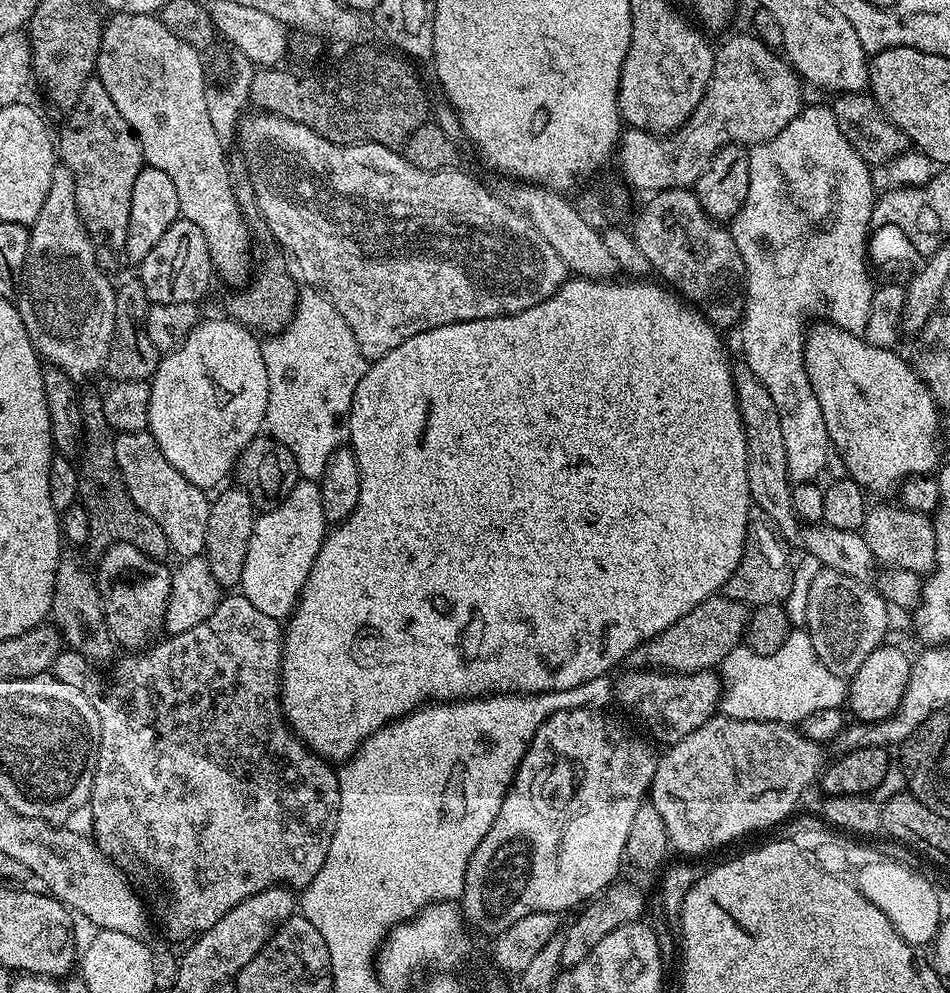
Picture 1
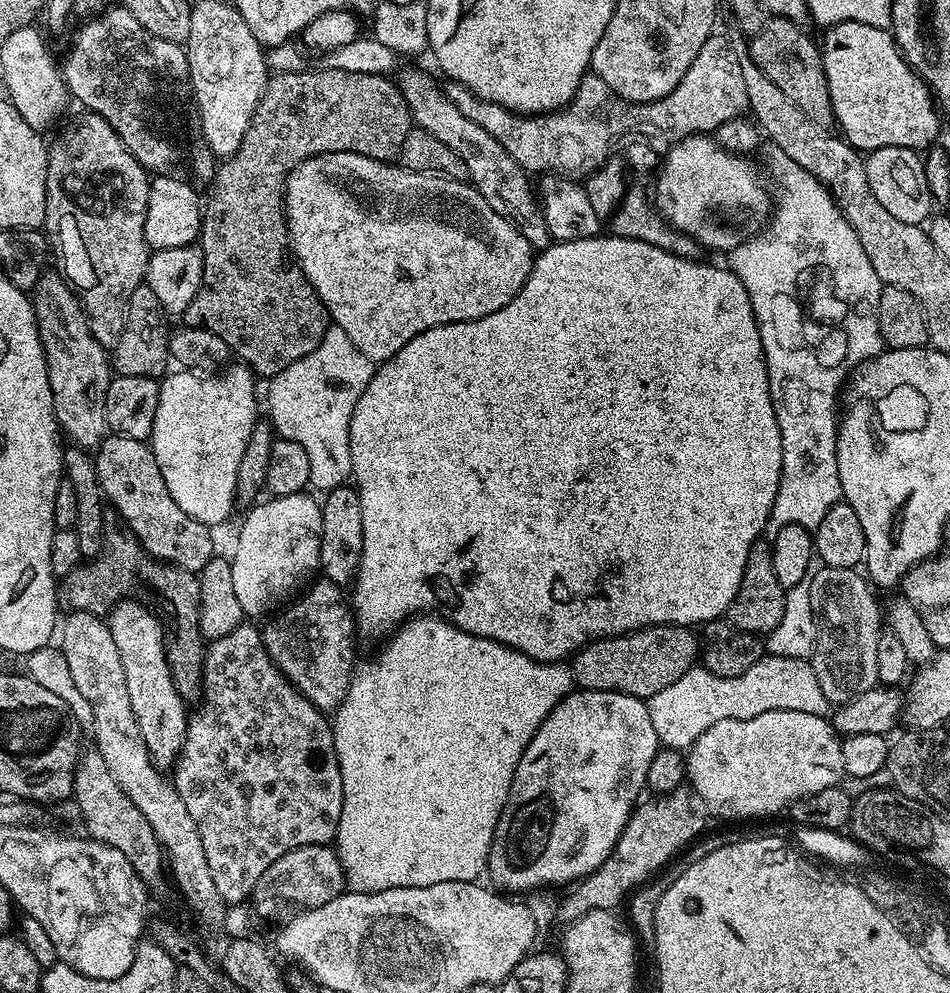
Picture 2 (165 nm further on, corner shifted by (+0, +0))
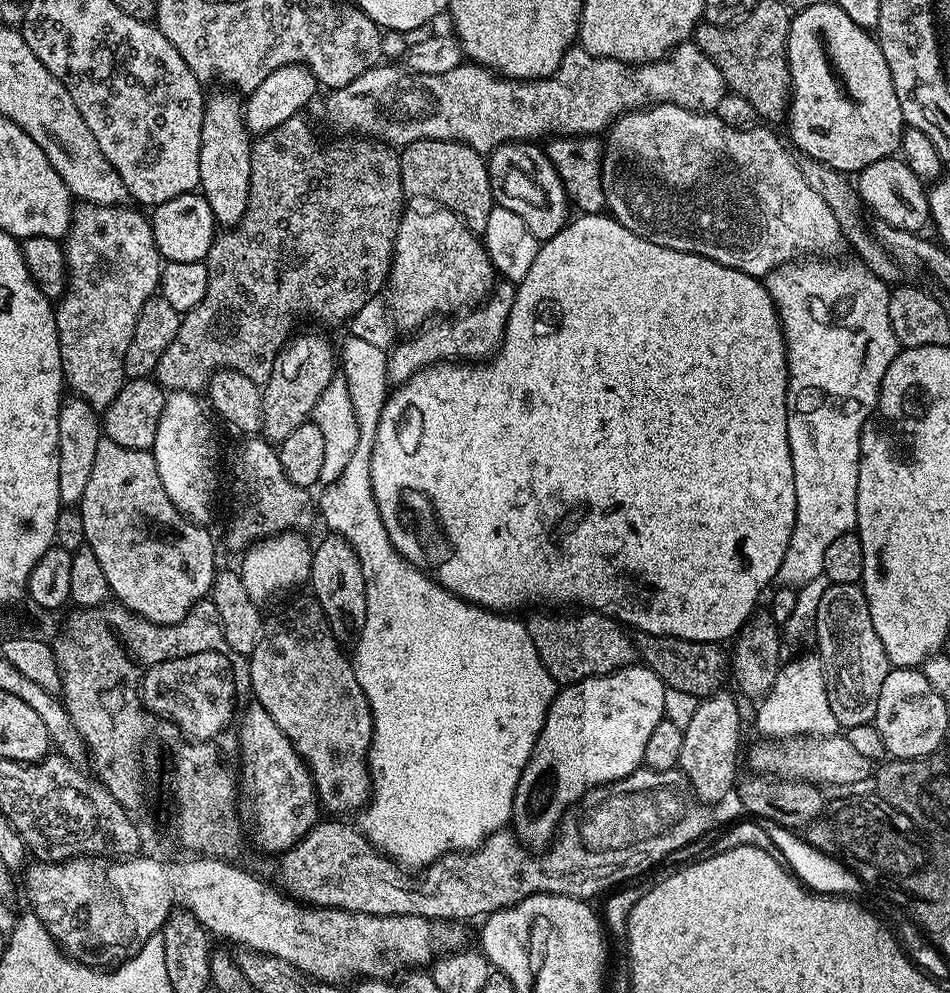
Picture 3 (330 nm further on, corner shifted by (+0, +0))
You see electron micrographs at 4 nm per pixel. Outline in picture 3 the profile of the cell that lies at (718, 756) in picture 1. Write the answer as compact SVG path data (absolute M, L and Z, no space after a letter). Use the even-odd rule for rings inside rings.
M847 735L805 736L781 740L779 742L760 742L752 748L748 756L751 771L756 774L771 774L777 778L806 780L817 786L828 784L860 784L874 772L873 761L862 758L862 754L850 746Z

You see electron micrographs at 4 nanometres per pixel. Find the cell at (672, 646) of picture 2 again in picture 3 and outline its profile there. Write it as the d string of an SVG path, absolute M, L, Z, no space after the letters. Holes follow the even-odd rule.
M591 610L533 612L536 613L526 620L530 642L534 642L534 650L538 650L542 666L546 666L557 685L576 684L587 676L605 676L620 668L629 667L637 659L633 637L611 616L603 616L602 613Z

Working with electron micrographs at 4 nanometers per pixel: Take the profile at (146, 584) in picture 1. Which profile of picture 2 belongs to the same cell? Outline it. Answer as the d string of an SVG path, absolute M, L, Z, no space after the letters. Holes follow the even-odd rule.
M125 598L115 604L112 611L107 613L106 623L114 638L114 646L118 646L122 670L126 674L126 691L130 694L130 707L134 710L134 718L138 718L138 730L142 730L142 742L146 742L146 750L150 750L150 758L157 768L171 769L180 756L180 747L184 745L189 713L184 712L184 700L172 681L174 668L169 664L168 655L164 652L164 625L147 604L135 598Z

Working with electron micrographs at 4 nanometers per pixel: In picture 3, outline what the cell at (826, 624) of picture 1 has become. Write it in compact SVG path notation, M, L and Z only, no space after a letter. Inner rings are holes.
M860 584L828 585L826 594L822 594L822 602L818 602L814 644L820 647L818 655L826 674L826 694L830 710L834 710L837 725L847 730L854 726L873 723L878 710L878 694L882 690L882 682L886 682L890 665L886 658L886 650L882 650L882 638L878 638L874 622L870 622L870 610Z

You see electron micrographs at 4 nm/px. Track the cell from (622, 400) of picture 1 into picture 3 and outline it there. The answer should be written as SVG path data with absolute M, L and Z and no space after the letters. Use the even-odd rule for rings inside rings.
M580 214L580 215L577 215L577 216L576 216L576 217L575 217L575 218L572 218L572 219L569 219L569 221L568 221L568 223L567 223L567 224L566 224L566 225L565 225L565 227L564 227L564 228L563 228L563 229L561 229L561 231L560 231L560 232L558 232L558 233L556 233L556 234L554 234L554 236L553 236L553 237L551 237L551 238L550 238L550 239L548 239L548 240L545 240L545 241L543 241L543 243L541 243L541 245L540 245L540 249L539 249L539 250L538 250L538 252L537 252L537 258L535 258L535 260L534 260L534 264L533 264L533 265L532 265L532 267L530 267L530 270L529 270L529 271L527 271L527 273L526 273L526 276L525 276L525 277L524 277L524 278L522 278L522 280L521 280L521 281L520 281L520 283L517 283L517 284L516 284L516 297L515 297L515 298L514 298L514 306L510 306L510 318L509 318L509 319L508 319L508 321L507 321L507 322L506 322L506 330L505 330L505 331L504 331L504 340L503 340L503 341L502 341L502 343L501 343L501 344L500 344L500 346L499 346L499 348L497 348L497 349L496 349L496 351L495 351L495 353L494 353L494 355L493 355L493 356L492 356L492 357L491 357L491 359L489 359L489 360L488 360L488 361L487 361L487 362L441 362L441 363L439 363L439 364L429 364L429 365L428 365L428 367L427 367L427 368L423 368L423 369L422 369L422 370L418 370L418 371L417 371L417 372L415 372L415 373L414 373L414 375L413 375L413 376L412 376L412 377L411 377L411 378L409 378L409 379L408 379L408 380L405 380L405 381L404 381L404 383L403 383L403 384L401 384L401 385L399 385L399 386L396 386L396 387L393 387L393 388L392 388L392 389L391 389L391 392L390 392L390 395L389 395L389 396L388 396L388 397L387 397L387 399L385 399L385 402L384 402L384 409L383 409L383 410L382 410L382 414L381 414L381 415L380 415L380 421L379 421L379 422L378 422L378 430L377 430L377 431L376 431L376 433L375 433L375 434L374 434L374 450L373 450L373 451L372 451L372 457L371 457L371 458L370 458L370 482L371 482L371 483L372 483L372 489L373 489L373 490L374 490L374 502L378 502L378 514L382 514L382 526L386 526L386 534L387 534L387 535L388 535L388 537L389 537L389 538L390 538L390 542L391 542L391 543L392 543L392 545L394 545L394 547L395 547L395 548L396 548L396 549L397 549L397 550L398 550L398 554L400 554L400 555L401 555L401 556L402 556L402 558L403 558L403 559L404 559L404 560L405 560L405 561L406 561L406 562L410 562L410 563L411 563L411 564L413 564L413 565L414 565L414 566L415 566L415 568L418 568L418 569L420 569L420 571L422 571L422 572L426 572L426 573L428 573L428 575L429 575L429 576L431 576L431 577L432 577L432 579L433 579L433 580L435 580L435 581L436 581L436 583L438 583L438 584L441 584L441 585L442 585L442 587L444 587L444 588L445 588L445 589L446 589L446 590L447 590L447 591L448 591L448 592L453 592L453 593L454 593L454 594L455 594L455 596L457 596L457 597L458 597L458 598L462 598L462 599L463 599L463 600L469 600L469 601L470 601L470 603L472 603L472 604L477 604L477 605L478 605L478 607L479 607L479 608L486 608L486 609L488 609L488 611L490 611L490 612L498 612L498 613L501 613L501 614L512 614L512 613L515 613L515 612L516 612L516 611L517 611L517 610L516 610L516 609L515 609L515 608L524 608L524 607L526 607L526 606L527 606L527 604L536 604L536 605L532 605L532 606L579 606L579 607L580 607L580 608L581 608L581 609L584 609L584 610L591 610L591 611L593 611L593 612L600 612L600 613L602 613L602 614L603 614L603 616L611 616L611 617L612 617L612 619L613 619L613 620L615 620L615 621L617 621L617 622L619 622L619 623L620 623L620 624L621 624L621 625L624 625L624 626L627 626L627 627L628 627L628 628L629 628L629 629L632 629L632 630L635 630L635 631L636 631L636 632L649 632L649 634L651 634L651 635L656 635L656 636L673 636L673 637L674 637L674 638L676 638L676 639L688 639L688 640L693 640L693 641L694 641L694 642L704 642L704 643L712 643L712 644L715 644L715 643L717 643L717 642L723 642L723 641L722 641L722 640L725 640L725 642L728 642L728 641L731 641L731 640L732 640L732 639L733 639L733 637L735 637L735 635L736 635L736 633L737 633L737 632L739 632L739 631L740 631L740 627L741 627L741 626L743 626L743 624L744 624L744 623L745 623L745 622L747 622L747 621L748 621L748 617L749 617L749 616L751 616L751 615L752 615L752 613L753 613L753 612L755 612L755 611L757 611L757 608L758 608L758 605L759 605L759 604L756 604L756 603L758 603L758 602L759 602L759 600L760 600L760 595L762 595L762 594L763 594L763 592L764 592L764 587L766 587L766 586L767 586L767 584L768 584L768 583L769 583L769 584L770 584L770 585L771 585L771 584L772 584L772 583L773 583L773 581L775 581L775 578L776 578L776 575L777 575L777 574L778 574L778 566L782 566L782 558L786 558L786 546L790 546L790 538L791 538L791 537L792 537L792 531L793 531L793 530L794 530L794 522L795 522L795 521L796 521L796 495L795 495L795 494L794 494L794 462L793 462L793 461L792 461L792 455L791 455L791 454L790 454L790 442L789 442L789 441L788 441L788 431L787 431L787 430L786 430L786 422L787 422L787 421L788 421L788 355L787 355L787 354L786 354L786 346L785 346L785 345L784 345L784 328L783 328L783 326L782 326L782 325L780 325L780 315L779 315L779 314L777 314L777 312L776 312L776 303L774 303L774 302L773 302L773 301L772 301L772 299L771 299L771 298L770 298L770 294L769 294L769 293L768 293L768 288L767 288L767 286L766 286L766 285L765 285L765 284L764 284L764 282L763 282L763 279L760 279L760 278L757 278L757 277L754 277L754 276L751 276L751 275L750 275L750 274L746 274L746 273L745 273L745 272L743 272L743 271L742 271L742 270L734 270L734 269L733 269L733 268L731 268L731 267L730 267L730 266L722 266L722 265L721 265L721 264L719 264L719 263L718 263L718 262L714 262L714 261L713 261L713 260L711 260L711 259L710 259L710 258L706 258L706 257L705 257L705 256L699 256L699 255L698 255L698 254L694 254L694 253L693 253L693 252L683 252L683 251L682 251L682 250L670 250L670 249L669 249L669 248L667 248L667 247L666 247L666 246L658 246L658 245L657 245L657 244L655 244L655 243L654 243L654 242L650 242L650 241L649 241L649 240L647 240L647 239L646 239L646 238L642 238L642 237L641 237L641 236L639 236L639 235L638 235L638 234L634 234L634 230L626 230L626 226L622 226L622 225L621 225L621 224L620 224L620 223L618 223L618 222L617 222L617 220L615 220L615 218L614 218L614 217L613 217L613 216L612 216L612 215L611 215L611 214Z

